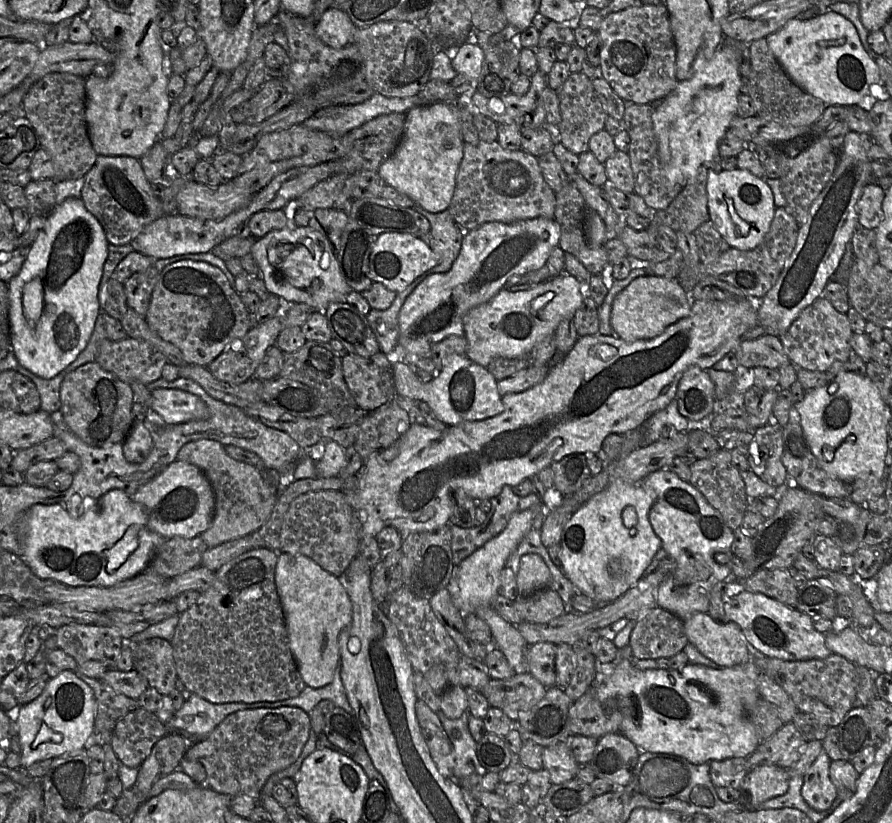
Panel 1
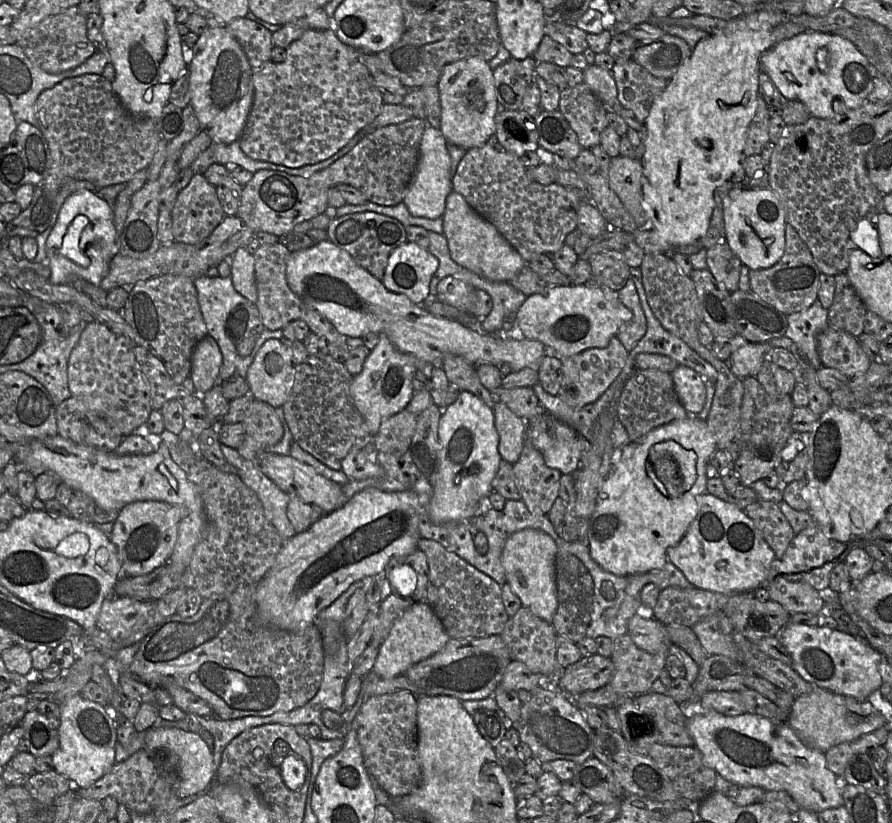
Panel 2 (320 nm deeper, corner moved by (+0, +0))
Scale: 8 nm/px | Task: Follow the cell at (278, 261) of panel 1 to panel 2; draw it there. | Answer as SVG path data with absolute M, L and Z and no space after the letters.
M328 239L313 247L292 252L287 260L286 277L291 290L329 320L341 334L347 337L362 338L368 333L384 333L398 350L412 355L420 364L427 367L441 367L445 357L455 355L463 357L476 366L507 364L512 371L518 371L525 367L537 368L538 371L542 359L549 352L553 352L538 340L526 338L515 340L477 331L457 321L432 314L422 305L414 304L405 294L389 291L381 280L359 266L348 252Z

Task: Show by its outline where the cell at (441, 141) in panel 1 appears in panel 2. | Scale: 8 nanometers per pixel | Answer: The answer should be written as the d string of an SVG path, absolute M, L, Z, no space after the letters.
M426 125L420 143L419 161L403 199L403 203L415 217L437 219L444 215L447 197L453 191L447 142L439 128Z

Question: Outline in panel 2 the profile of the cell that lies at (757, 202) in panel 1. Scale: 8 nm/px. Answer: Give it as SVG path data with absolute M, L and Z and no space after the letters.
M732 188L722 198L725 236L732 252L752 270L775 265L785 251L786 211L770 188Z

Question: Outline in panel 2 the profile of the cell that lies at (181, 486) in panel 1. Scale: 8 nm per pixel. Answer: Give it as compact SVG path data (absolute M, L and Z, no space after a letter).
M135 501L123 507L110 534L122 563L122 575L134 577L150 573L166 564L178 538L178 528L183 518L182 509L161 501Z

